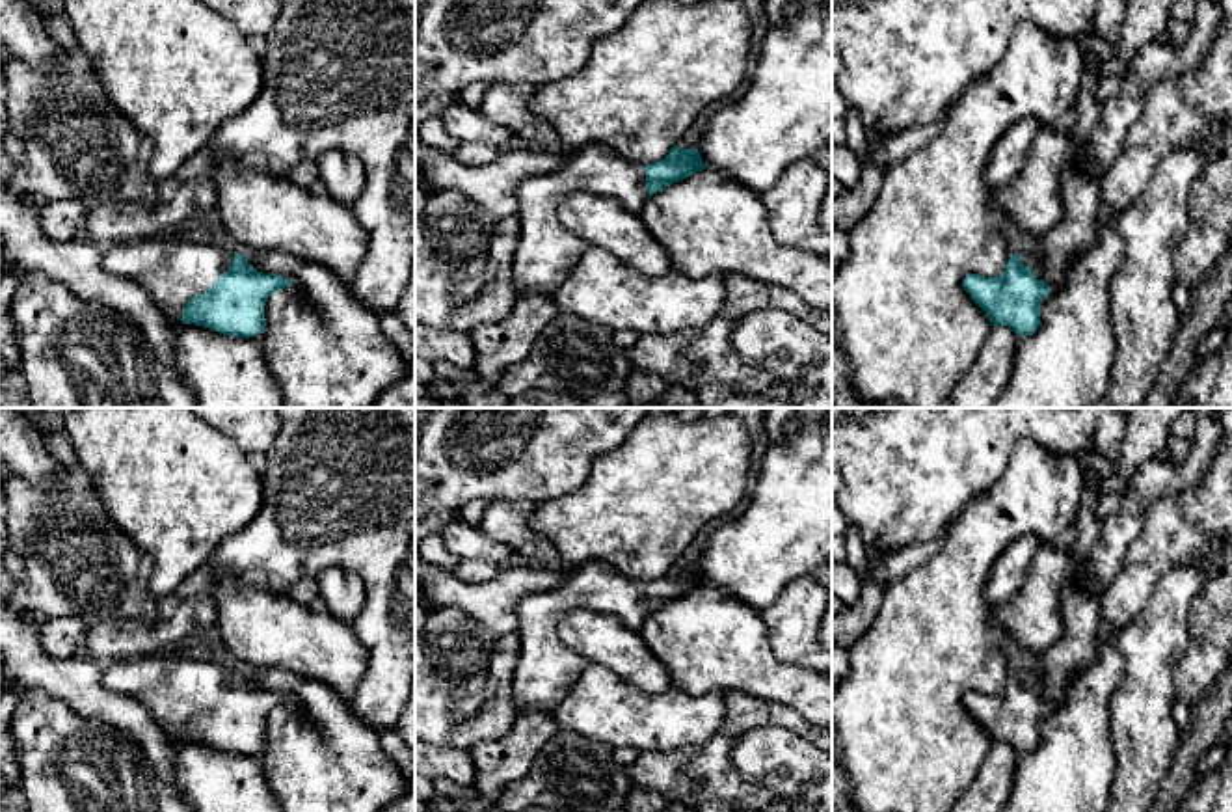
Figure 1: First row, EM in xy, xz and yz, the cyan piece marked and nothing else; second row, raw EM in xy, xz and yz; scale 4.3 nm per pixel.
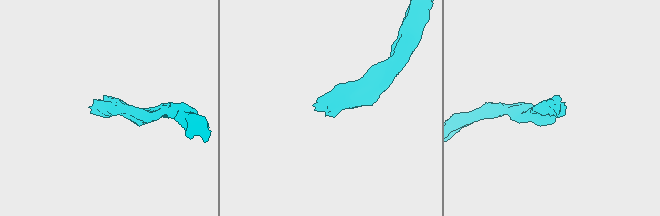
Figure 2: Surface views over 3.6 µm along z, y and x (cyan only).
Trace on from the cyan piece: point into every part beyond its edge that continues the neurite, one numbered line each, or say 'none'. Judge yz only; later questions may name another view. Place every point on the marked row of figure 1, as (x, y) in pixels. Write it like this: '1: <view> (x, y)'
1: yz (1030, 257)

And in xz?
1: xz (546, 256)

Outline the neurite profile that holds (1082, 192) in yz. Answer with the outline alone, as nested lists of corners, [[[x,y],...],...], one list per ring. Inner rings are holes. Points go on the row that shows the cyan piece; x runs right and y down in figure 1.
[[[1070,162],[1061,173],[1061,196],[1065,214],[1061,222],[1042,237],[1038,251],[1042,279],[1057,289],[1070,268],[1098,240],[1104,214],[1102,179],[1083,164]]]

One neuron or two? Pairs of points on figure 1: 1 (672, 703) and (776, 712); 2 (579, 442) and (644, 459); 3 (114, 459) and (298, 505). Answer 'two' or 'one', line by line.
1: two
2: two
3: two

